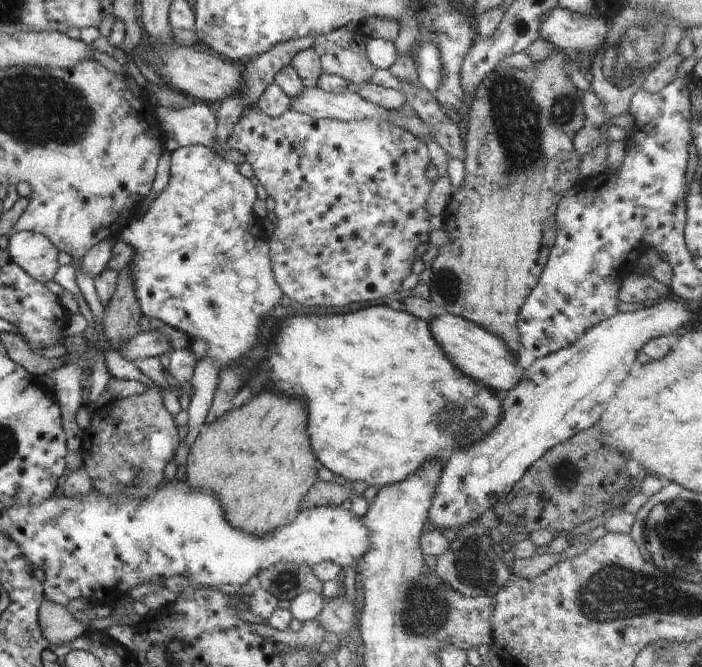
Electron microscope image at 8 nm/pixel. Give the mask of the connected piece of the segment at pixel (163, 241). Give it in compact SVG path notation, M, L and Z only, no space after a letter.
M204 145L179 147L172 151L169 176L169 185L153 200L145 215L127 224L118 236L134 247L135 254L131 260L134 292L136 292L142 314L149 316L149 318L161 320L168 326L177 327L178 330L186 332L192 341L195 339L204 340L208 344L208 351L205 356L214 360L220 368L226 367L228 364L233 364L238 358L242 358L242 354L246 354L250 348L254 348L256 340L262 335L258 328L260 328L263 317L268 316L278 304L281 304L283 297L283 292L274 278L268 237L261 220L252 211L252 206L258 199L256 190L250 179L242 176L236 164Z

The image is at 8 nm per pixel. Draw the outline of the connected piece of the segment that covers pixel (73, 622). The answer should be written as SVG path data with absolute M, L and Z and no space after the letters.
M44 598L39 606L39 627L42 636L52 644L65 645L89 629L87 623L76 620L67 607Z

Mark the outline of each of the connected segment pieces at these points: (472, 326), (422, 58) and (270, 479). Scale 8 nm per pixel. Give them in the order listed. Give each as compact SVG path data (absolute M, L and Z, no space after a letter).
M450 313L432 319L429 329L447 358L462 374L483 383L495 392L508 392L520 382L523 368L517 362L517 352L510 350L499 336L494 336L476 323Z
M421 42L413 57L422 86L434 95L444 80L444 66L439 48L434 43Z
M266 388L256 390L246 406L226 412L216 418L196 437L190 446L186 466L188 488L210 488L220 496L222 510L232 526L248 532L250 536L268 536L280 526L288 526L302 510L301 502L310 488L318 483L318 460L312 452L308 434L308 412L306 401L300 396L280 396Z

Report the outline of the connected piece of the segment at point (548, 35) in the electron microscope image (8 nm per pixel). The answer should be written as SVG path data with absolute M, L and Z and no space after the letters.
M558 6L550 10L540 26L544 40L566 52L594 54L606 40L613 17L586 16Z

